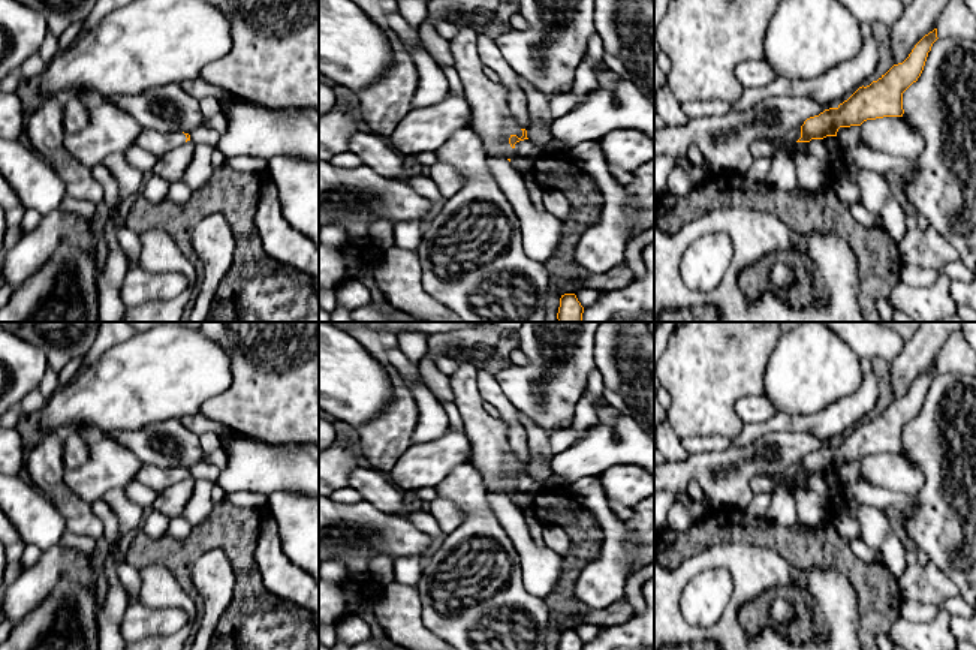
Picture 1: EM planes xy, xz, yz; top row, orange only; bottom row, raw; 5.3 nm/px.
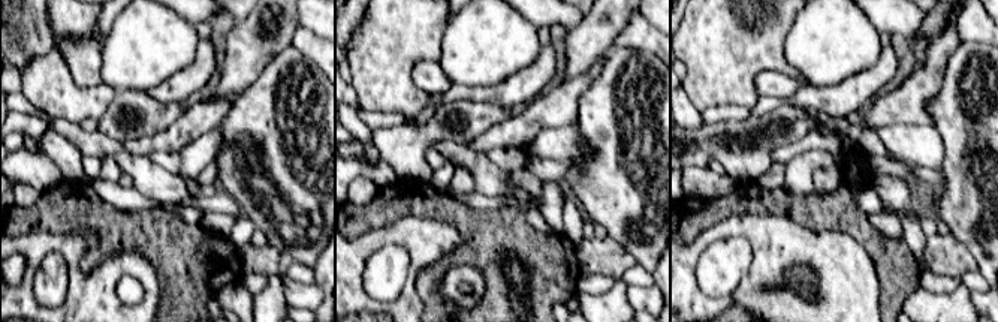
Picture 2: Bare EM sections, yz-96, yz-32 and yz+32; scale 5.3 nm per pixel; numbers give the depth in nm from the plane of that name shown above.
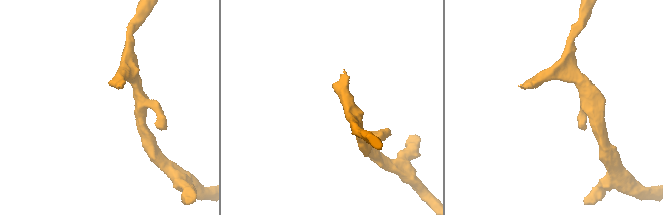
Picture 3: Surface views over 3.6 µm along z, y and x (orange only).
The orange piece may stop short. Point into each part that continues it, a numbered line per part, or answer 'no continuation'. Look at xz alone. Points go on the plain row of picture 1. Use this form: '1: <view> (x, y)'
1: xz (491, 456)

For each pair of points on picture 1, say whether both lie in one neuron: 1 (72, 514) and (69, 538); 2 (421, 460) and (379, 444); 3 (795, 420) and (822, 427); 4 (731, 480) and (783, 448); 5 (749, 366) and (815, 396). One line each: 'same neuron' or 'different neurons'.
1: different neurons
2: different neurons
3: same neuron
4: same neuron
5: different neurons

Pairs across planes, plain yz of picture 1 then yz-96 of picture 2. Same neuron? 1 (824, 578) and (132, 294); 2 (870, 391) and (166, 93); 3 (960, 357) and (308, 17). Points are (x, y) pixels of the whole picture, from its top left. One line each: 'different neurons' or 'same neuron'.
1: different neurons
2: same neuron
3: different neurons

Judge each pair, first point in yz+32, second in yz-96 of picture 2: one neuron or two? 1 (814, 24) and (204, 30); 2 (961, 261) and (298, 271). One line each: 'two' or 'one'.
1: two
2: two

